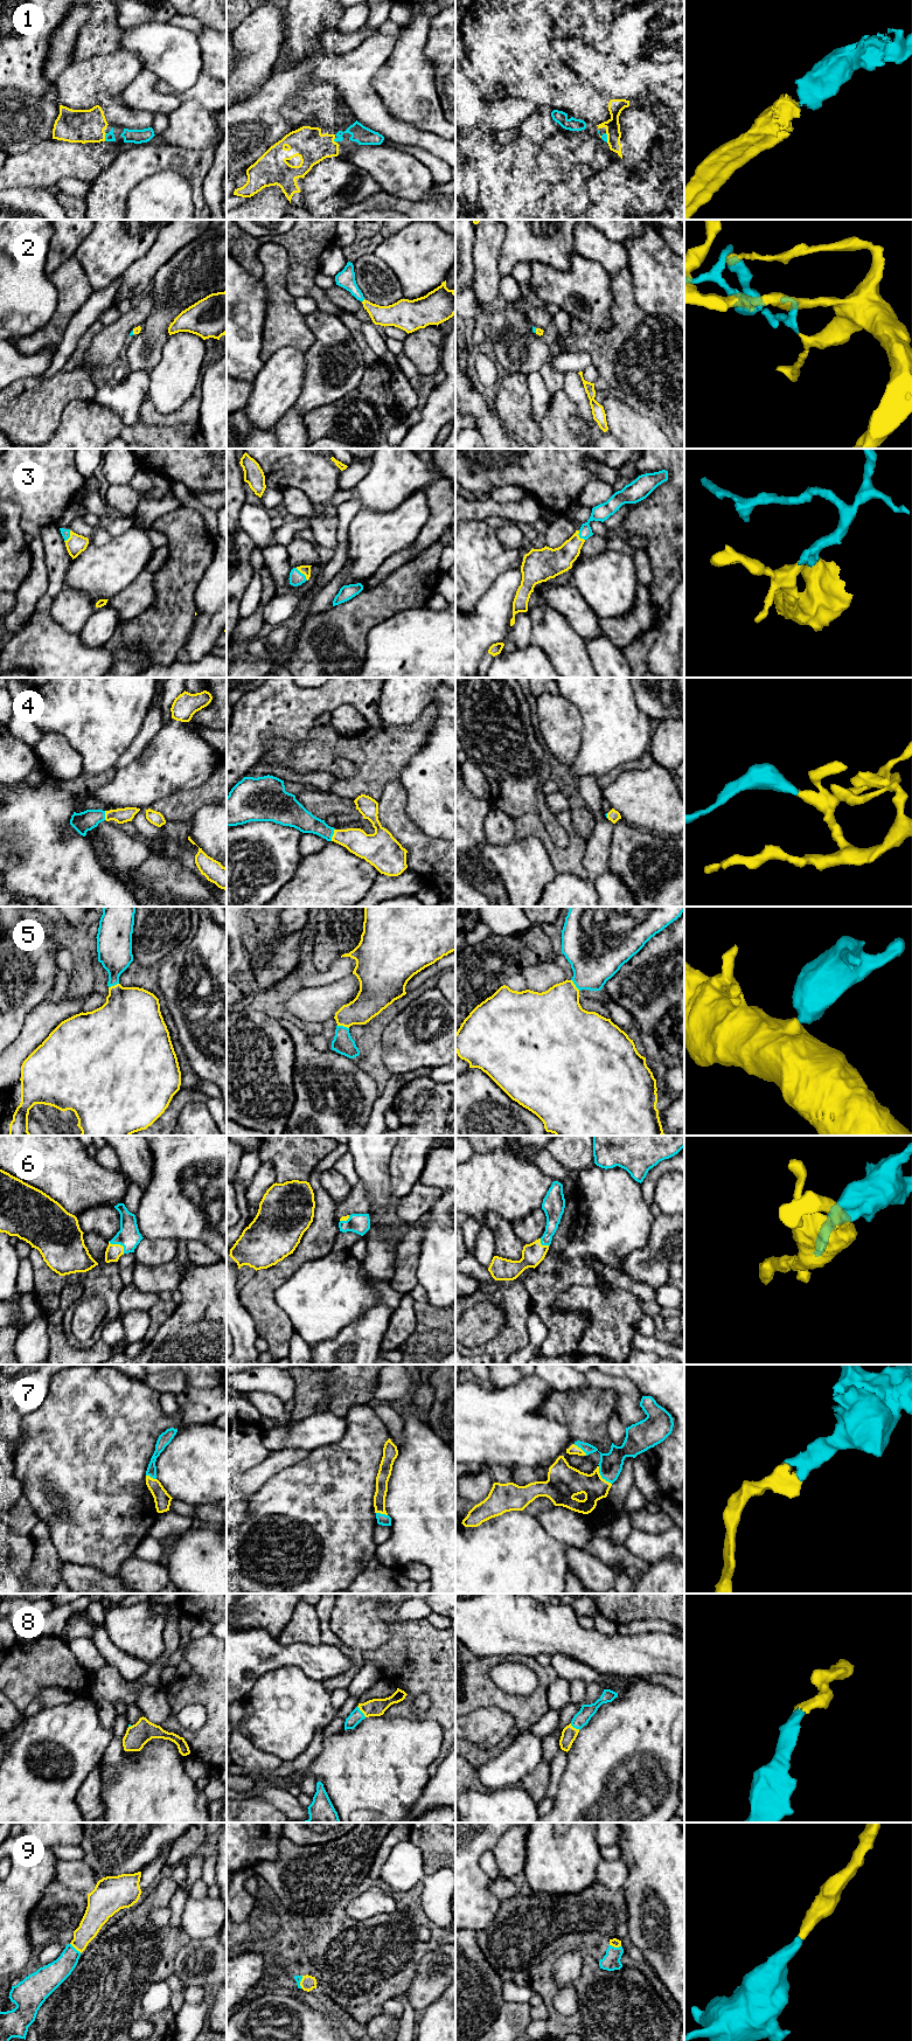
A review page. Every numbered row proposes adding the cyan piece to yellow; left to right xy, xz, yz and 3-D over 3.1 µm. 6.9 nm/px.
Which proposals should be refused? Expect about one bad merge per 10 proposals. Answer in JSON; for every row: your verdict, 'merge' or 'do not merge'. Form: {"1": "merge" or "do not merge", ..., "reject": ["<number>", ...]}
{"1": "merge", "2": "merge", "3": "merge", "4": "merge", "5": "merge", "6": "merge", "7": "merge", "8": "merge", "9": "merge", "reject": []}

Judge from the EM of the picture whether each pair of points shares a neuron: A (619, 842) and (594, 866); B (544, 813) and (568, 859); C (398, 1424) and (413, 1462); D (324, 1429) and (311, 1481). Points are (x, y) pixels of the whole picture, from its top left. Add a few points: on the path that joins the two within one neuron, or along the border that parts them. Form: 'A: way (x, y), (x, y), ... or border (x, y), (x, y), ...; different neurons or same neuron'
A: border (613, 824), (608, 868); different neurons
B: border (544, 827), (558, 847), (565, 848), (569, 845); different neurons
C: border (402, 1416), (402, 1443), (397, 1448); different neurons
D: border (343, 1434), (338, 1441), (318, 1446), (308, 1452); different neurons

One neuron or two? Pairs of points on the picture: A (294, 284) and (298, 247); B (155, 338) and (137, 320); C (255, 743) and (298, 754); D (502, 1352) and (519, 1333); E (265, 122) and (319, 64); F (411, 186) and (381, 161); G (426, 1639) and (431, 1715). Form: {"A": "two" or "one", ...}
{"A": "one", "B": "two", "C": "two", "D": "one", "E": "one", "F": "one", "G": "one"}

